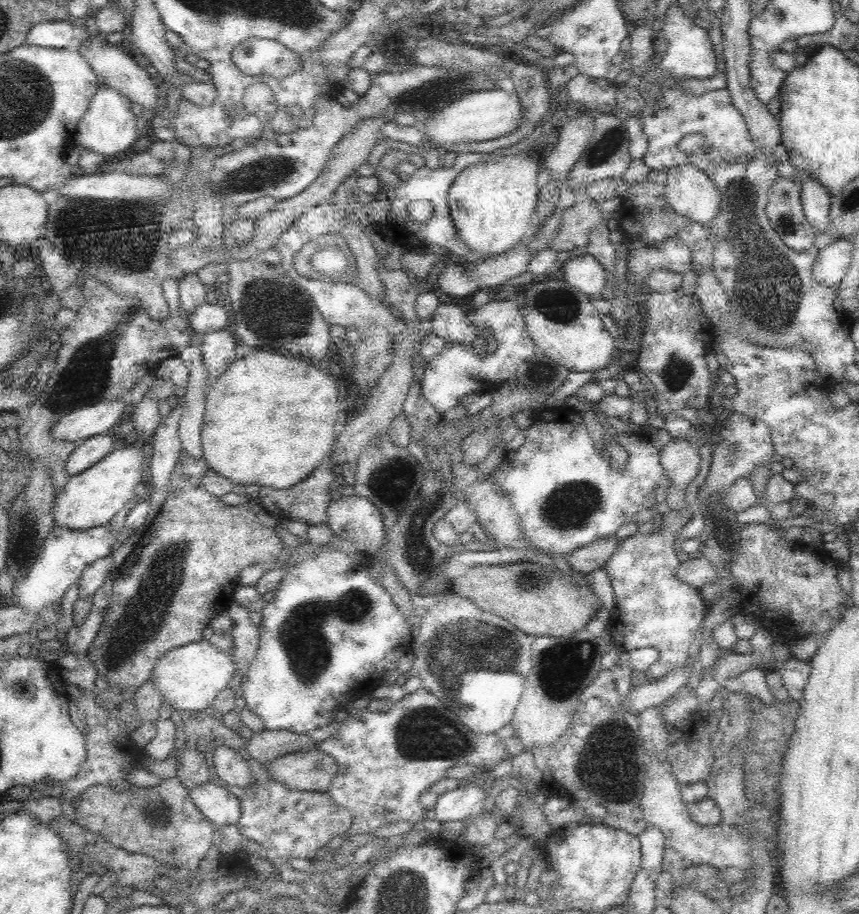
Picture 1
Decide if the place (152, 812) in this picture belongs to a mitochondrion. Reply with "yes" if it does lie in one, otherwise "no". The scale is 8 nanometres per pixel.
yes

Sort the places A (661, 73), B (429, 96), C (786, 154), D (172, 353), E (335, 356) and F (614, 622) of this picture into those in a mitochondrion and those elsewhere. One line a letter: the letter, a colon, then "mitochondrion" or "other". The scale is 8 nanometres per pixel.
A: other
B: mitochondrion
C: other
D: other
E: other
F: other

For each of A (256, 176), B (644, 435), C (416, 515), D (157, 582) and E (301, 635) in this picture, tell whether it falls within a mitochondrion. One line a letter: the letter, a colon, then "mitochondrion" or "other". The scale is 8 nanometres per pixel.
A: mitochondrion
B: other
C: mitochondrion
D: mitochondrion
E: mitochondrion

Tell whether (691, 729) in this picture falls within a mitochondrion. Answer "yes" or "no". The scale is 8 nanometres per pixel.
no

